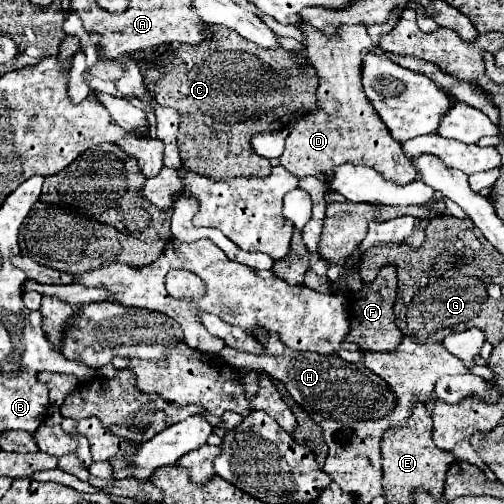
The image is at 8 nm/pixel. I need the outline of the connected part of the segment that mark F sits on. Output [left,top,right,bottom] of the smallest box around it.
[347,266,403,352]

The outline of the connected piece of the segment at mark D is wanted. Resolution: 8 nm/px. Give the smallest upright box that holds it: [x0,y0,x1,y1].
[281,24,417,186]

